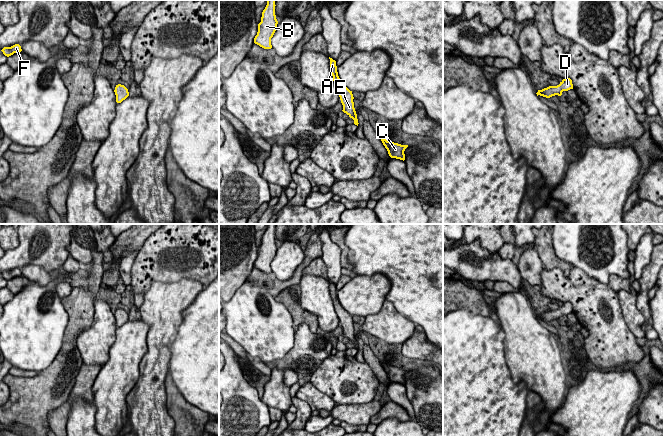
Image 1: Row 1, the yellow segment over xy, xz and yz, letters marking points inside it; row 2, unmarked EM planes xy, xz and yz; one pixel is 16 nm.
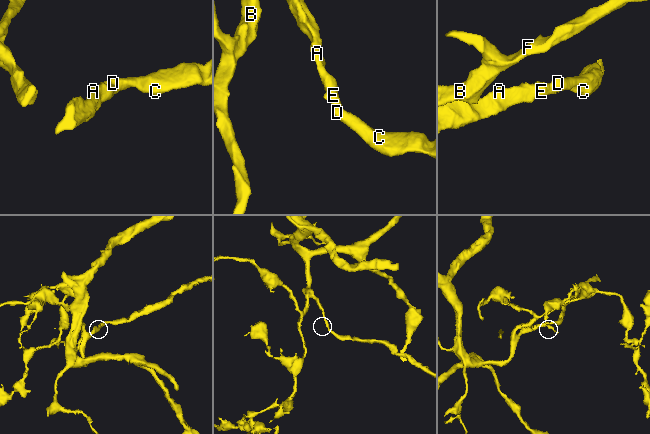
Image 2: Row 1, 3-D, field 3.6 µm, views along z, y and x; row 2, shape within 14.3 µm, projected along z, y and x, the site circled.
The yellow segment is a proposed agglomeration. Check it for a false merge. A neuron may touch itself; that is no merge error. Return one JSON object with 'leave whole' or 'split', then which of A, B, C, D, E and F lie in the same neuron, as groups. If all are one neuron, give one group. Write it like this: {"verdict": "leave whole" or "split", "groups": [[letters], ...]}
{"verdict": "leave whole", "groups": [["A", "B", "C", "D", "E", "F"]]}

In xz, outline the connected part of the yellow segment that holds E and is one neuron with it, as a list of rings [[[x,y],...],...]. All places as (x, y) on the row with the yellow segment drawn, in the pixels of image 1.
[[[330,58],[330,71],[333,76],[335,88],[339,94],[341,103],[343,105],[343,112],[354,120],[354,124],[358,126],[357,114],[354,108],[353,94],[340,80],[337,72],[336,61]]]

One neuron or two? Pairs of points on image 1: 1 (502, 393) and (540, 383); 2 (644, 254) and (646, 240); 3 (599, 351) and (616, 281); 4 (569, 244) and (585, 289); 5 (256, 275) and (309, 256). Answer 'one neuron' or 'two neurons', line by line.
1: two neurons
2: one neuron
3: two neurons
4: two neurons
5: one neuron

